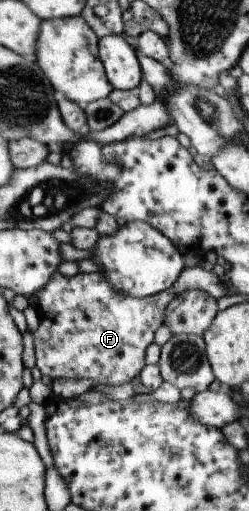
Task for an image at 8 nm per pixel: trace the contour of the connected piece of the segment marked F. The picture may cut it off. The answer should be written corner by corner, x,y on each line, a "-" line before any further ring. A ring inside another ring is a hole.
204,267
185,268
172,288
146,298
118,292
100,271
72,277
57,272
36,294
40,319
34,333
36,374
51,379
86,378
115,387
127,385
139,378
146,366
146,350
154,342
156,330
164,325
170,302
192,289
206,291
215,299
232,294
215,271

